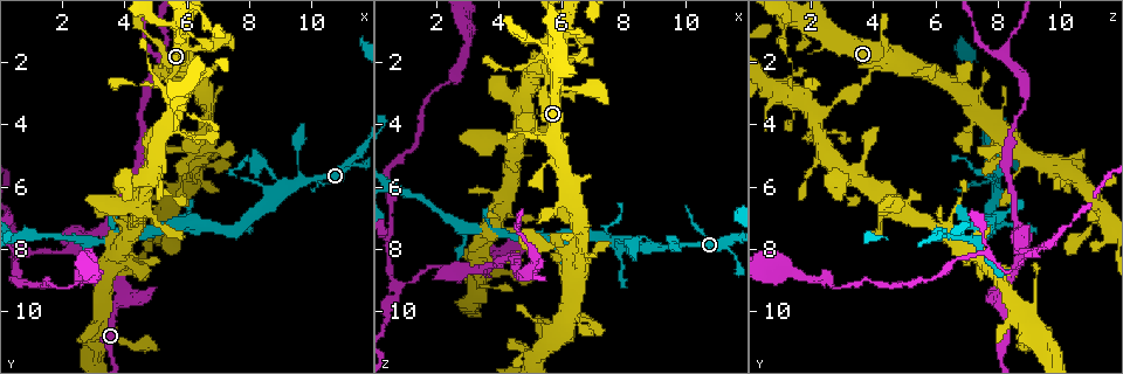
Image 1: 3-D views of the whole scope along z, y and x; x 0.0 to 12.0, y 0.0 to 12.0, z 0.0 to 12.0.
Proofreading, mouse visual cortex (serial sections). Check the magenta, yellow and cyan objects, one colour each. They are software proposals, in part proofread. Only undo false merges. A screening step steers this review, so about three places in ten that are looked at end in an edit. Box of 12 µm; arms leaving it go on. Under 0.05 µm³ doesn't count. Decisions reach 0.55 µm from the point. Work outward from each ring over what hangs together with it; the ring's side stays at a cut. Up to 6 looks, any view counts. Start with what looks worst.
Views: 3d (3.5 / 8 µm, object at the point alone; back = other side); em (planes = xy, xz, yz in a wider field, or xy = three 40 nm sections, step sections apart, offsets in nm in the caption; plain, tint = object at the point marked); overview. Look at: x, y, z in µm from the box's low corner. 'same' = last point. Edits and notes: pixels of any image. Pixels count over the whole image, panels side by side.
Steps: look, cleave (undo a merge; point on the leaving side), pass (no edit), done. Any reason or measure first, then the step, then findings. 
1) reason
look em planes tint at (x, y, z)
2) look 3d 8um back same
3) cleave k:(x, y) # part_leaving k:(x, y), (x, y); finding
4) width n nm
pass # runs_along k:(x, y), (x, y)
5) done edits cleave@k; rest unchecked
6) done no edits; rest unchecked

sharp bend
look 3d 3.5um at (3.3, 7.4, 8.7)

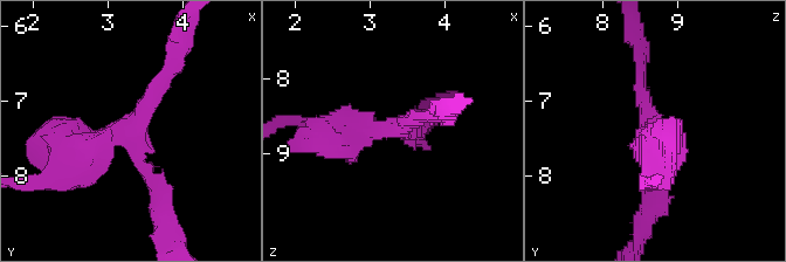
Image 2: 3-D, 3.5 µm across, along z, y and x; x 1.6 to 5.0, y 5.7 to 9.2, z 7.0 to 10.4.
look em xy step 5 tint at (3.35, 7.45, 8.65)

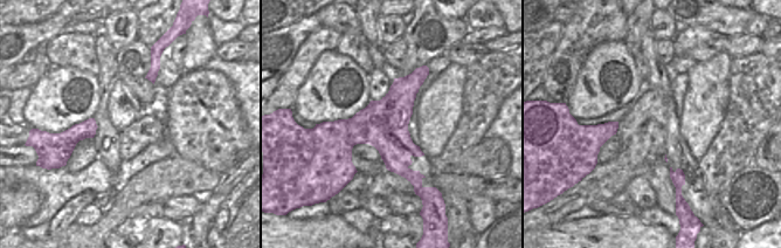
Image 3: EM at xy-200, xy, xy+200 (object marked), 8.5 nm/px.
another direction
look em planes tint same

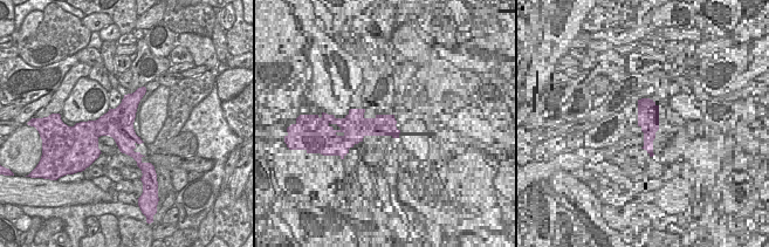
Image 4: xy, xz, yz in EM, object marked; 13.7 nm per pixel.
width 420 nm
cleave 2:(75, 152) # part_leaving 2:(108, 139), (33, 186); two cells meet here

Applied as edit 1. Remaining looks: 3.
see it whole again
look overview

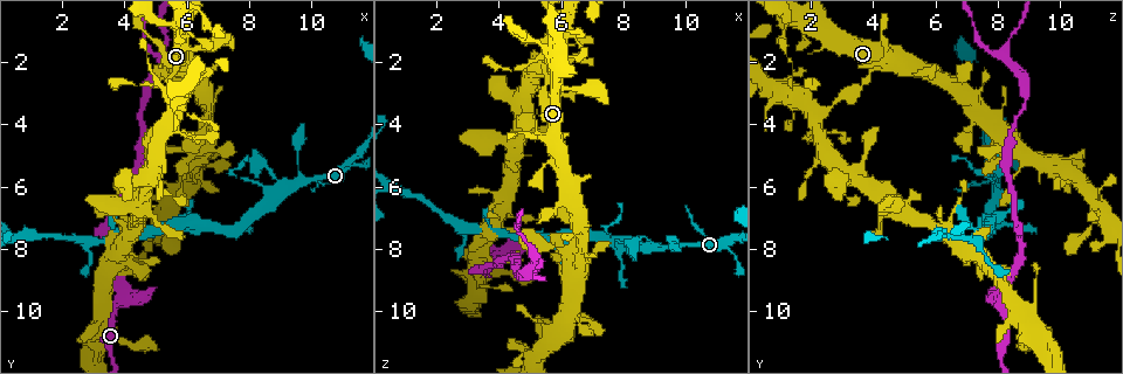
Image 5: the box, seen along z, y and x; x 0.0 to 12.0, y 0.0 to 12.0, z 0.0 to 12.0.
four or more arms meet
look 3d 8um at (5.6, 3.7, 2.3)

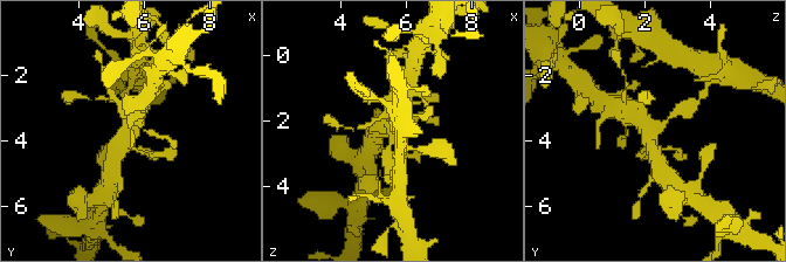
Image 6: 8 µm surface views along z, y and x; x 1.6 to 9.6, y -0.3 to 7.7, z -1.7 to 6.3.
zoom in
look 3d 3.5um at (5.6, 3.6, 2.4)

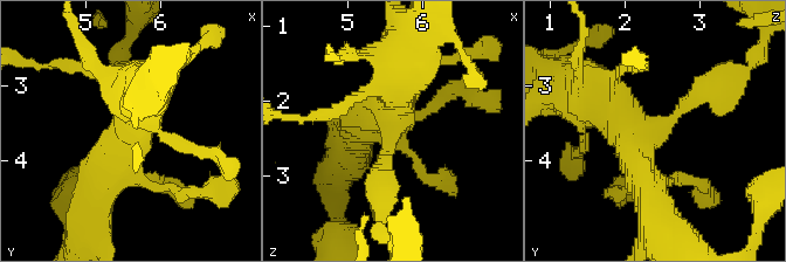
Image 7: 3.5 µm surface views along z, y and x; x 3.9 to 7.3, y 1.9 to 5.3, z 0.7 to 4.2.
arms 4; arm_widths 200, 250, 450, 600 nm
pass # runs_along 7:(707, 89), (635, 150), (650, 193); one cell here

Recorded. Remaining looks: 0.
done edits cleave@2; rest unchecked

